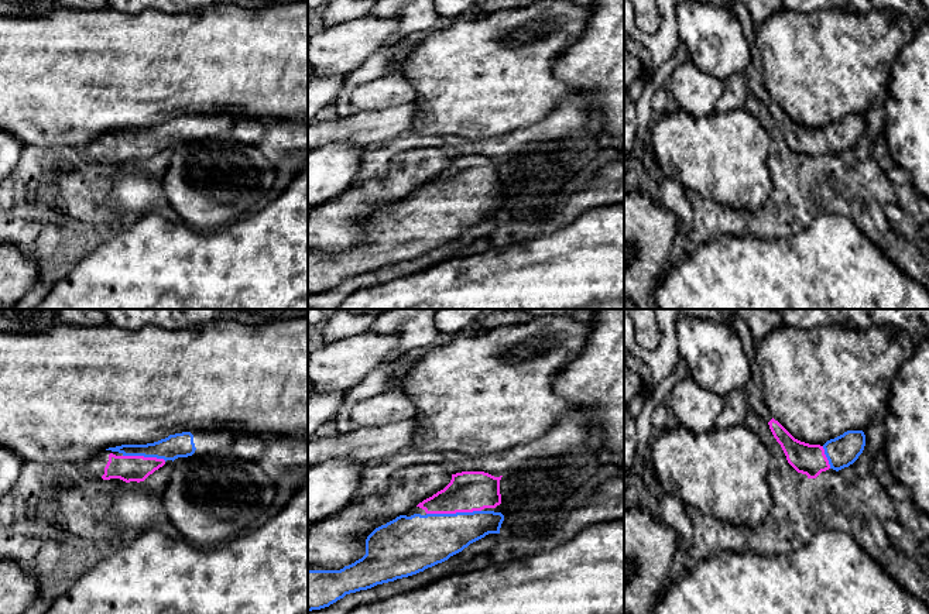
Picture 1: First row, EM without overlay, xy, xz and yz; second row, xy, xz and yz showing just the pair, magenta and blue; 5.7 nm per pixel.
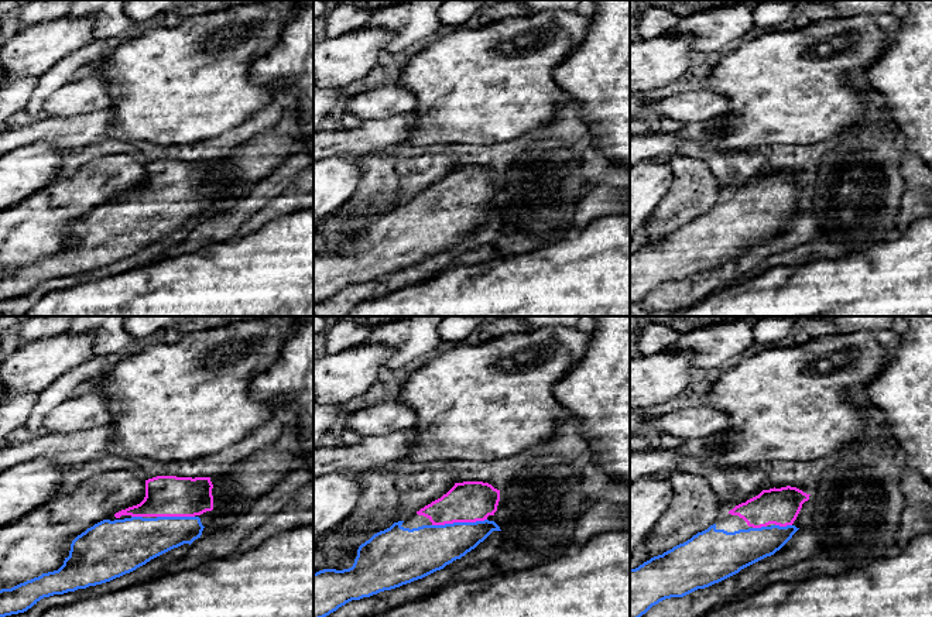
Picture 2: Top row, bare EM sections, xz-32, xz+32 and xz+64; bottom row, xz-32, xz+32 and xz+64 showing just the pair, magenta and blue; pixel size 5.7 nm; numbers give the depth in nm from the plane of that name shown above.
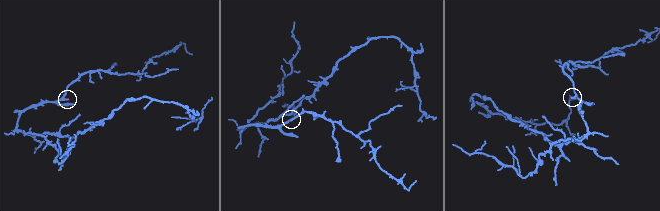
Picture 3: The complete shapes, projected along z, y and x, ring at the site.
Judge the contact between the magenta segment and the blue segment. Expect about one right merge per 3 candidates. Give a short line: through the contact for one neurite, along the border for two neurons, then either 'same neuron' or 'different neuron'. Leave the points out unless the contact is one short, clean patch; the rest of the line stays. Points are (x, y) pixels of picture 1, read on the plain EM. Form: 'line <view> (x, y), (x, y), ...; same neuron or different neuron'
line xz (468, 175), (453, 196), (429, 220), (420, 225); same neuron

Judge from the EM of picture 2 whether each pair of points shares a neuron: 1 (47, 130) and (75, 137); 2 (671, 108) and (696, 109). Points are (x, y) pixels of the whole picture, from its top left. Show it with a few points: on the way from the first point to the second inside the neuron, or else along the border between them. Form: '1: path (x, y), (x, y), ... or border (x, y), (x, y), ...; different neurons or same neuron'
1: path (54, 130), (68, 133); same neuron
2: path (677, 108), (691, 108); same neuron

